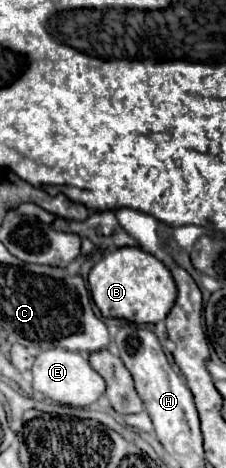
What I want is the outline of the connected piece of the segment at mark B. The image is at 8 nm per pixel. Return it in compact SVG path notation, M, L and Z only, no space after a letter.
M139 247L115 249L95 263L89 271L89 289L103 317L125 319L137 325L163 321L177 297L175 281L169 269L155 255L145 253Z

